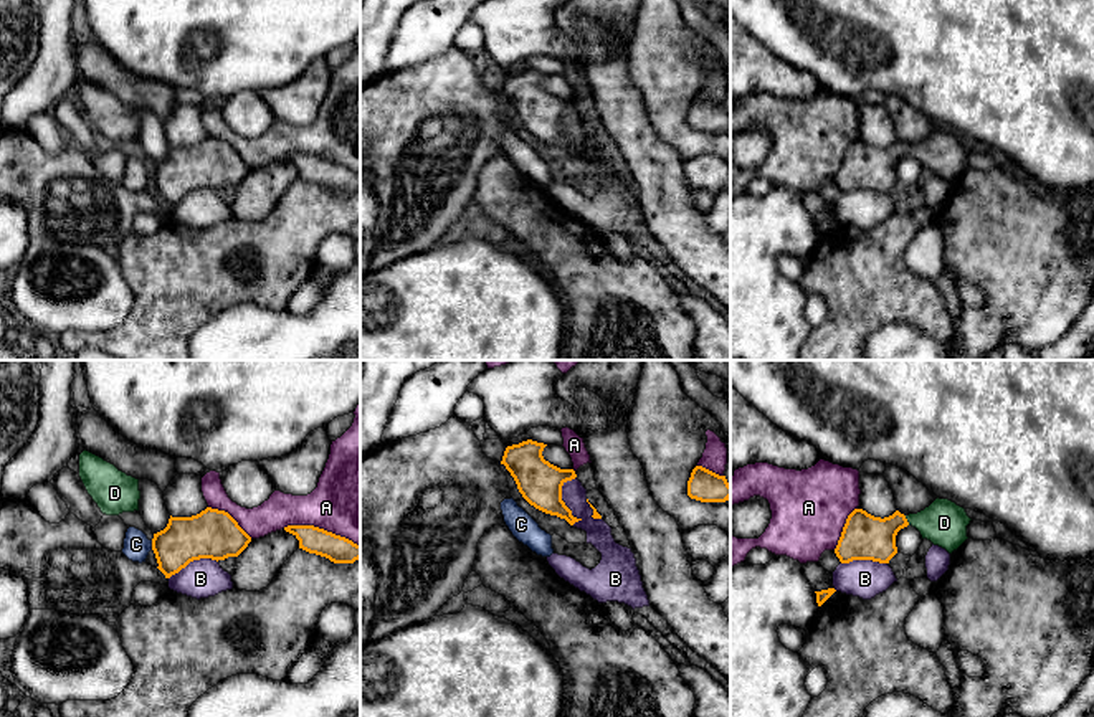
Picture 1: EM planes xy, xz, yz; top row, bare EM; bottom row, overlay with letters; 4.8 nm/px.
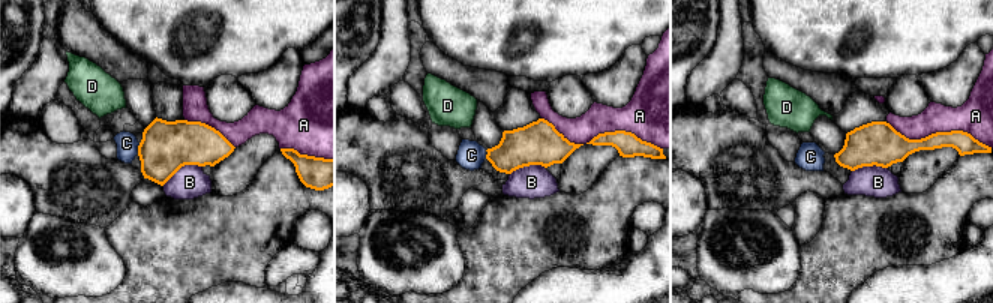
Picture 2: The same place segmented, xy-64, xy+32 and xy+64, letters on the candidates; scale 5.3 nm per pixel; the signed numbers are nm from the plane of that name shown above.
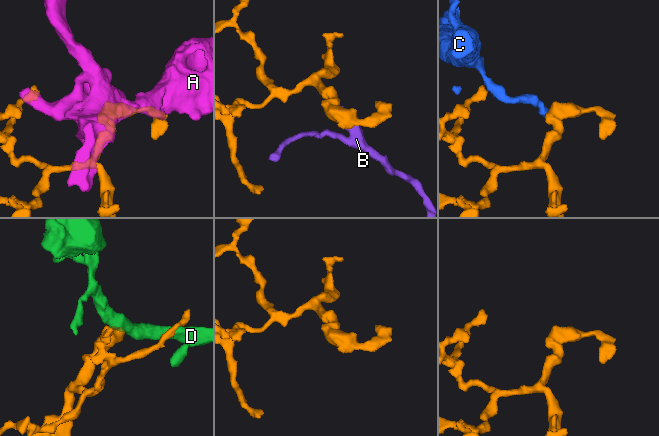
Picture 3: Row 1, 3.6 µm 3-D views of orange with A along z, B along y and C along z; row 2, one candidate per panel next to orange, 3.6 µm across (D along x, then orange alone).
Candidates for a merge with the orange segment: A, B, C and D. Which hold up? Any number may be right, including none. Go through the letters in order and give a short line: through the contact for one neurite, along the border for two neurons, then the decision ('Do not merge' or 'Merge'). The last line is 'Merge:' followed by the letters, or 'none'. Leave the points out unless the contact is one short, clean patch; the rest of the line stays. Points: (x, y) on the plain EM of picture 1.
A: Do not merge
B: Line: xz (575, 106), (562, 116), (562, 131), (577, 149), (572, 154). Do not merge
C: Line: xy (151, 170), (152, 179). Do not merge
D: Line: yz (865, 167), (906, 151), (944, 152). Merge
Merge: D

